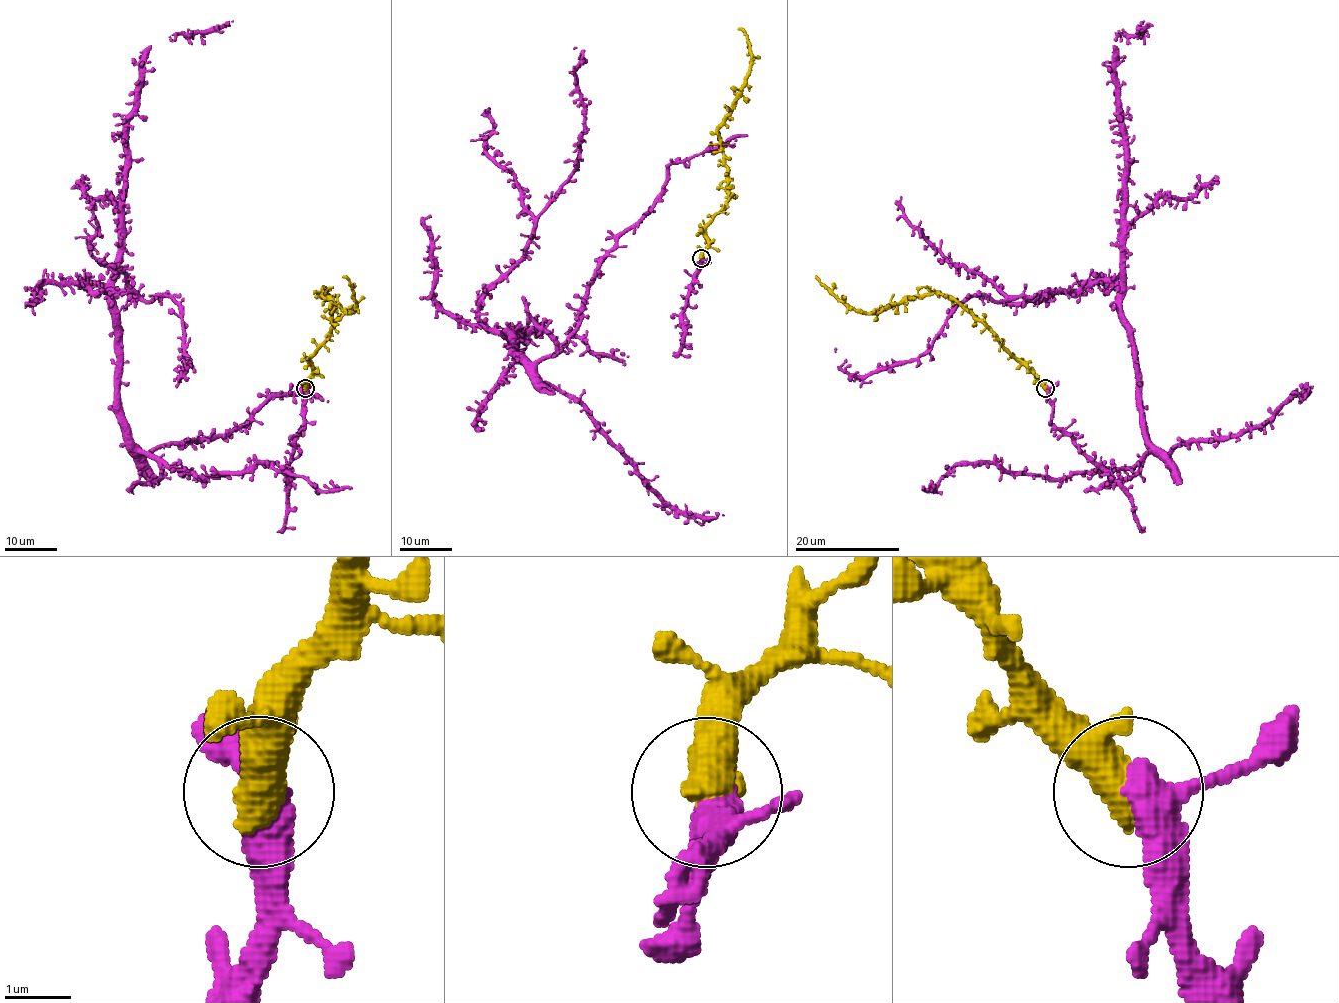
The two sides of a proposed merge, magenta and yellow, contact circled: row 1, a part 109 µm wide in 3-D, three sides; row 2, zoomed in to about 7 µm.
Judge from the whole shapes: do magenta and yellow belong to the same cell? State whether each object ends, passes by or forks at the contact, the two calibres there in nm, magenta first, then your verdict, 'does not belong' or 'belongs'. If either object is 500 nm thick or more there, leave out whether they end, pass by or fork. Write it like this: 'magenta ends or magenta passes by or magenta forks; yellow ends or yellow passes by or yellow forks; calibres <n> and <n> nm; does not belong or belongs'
magenta passes by; yellow passes by; calibres 440 and 440 nm; belongs

